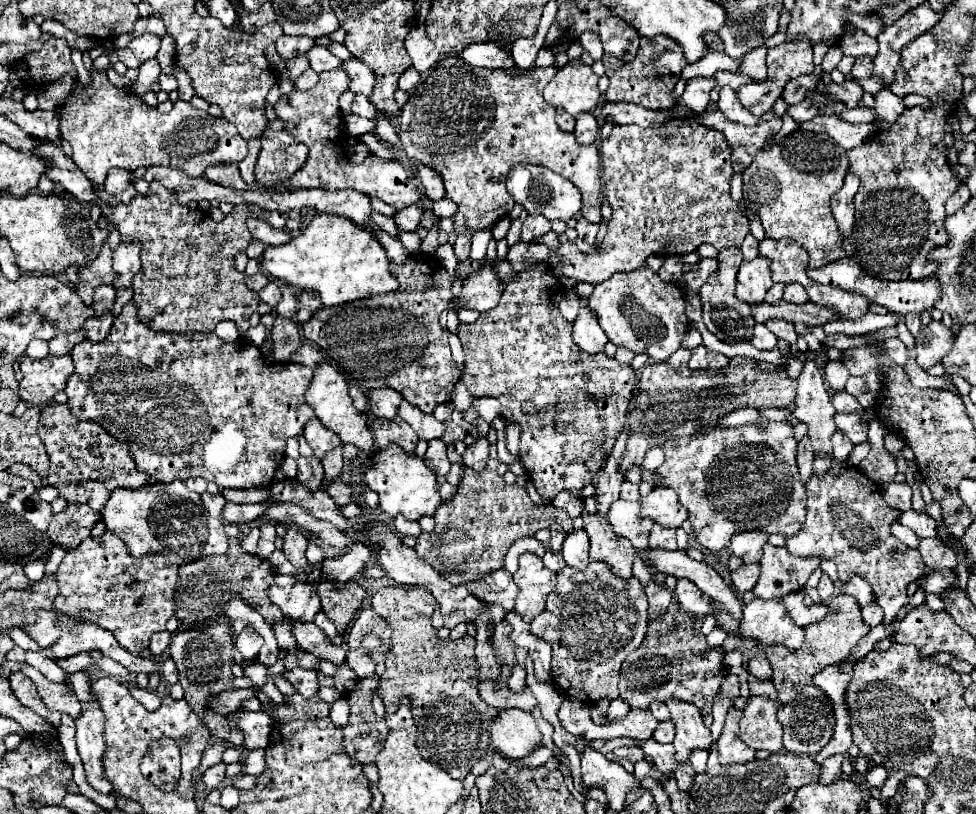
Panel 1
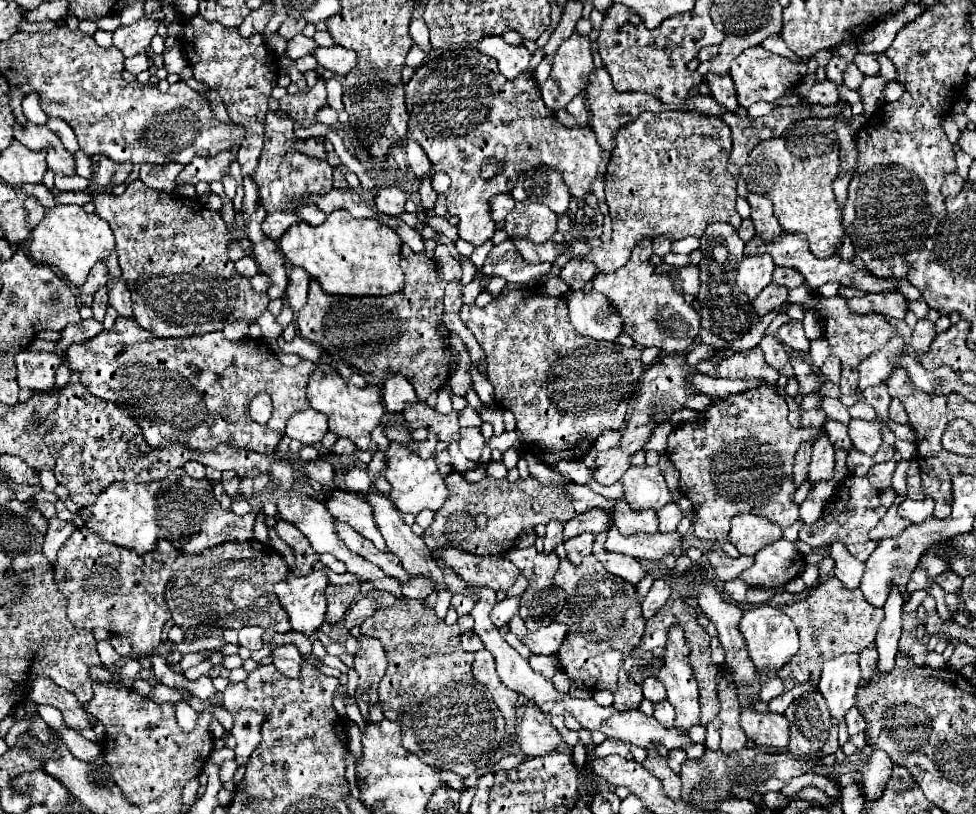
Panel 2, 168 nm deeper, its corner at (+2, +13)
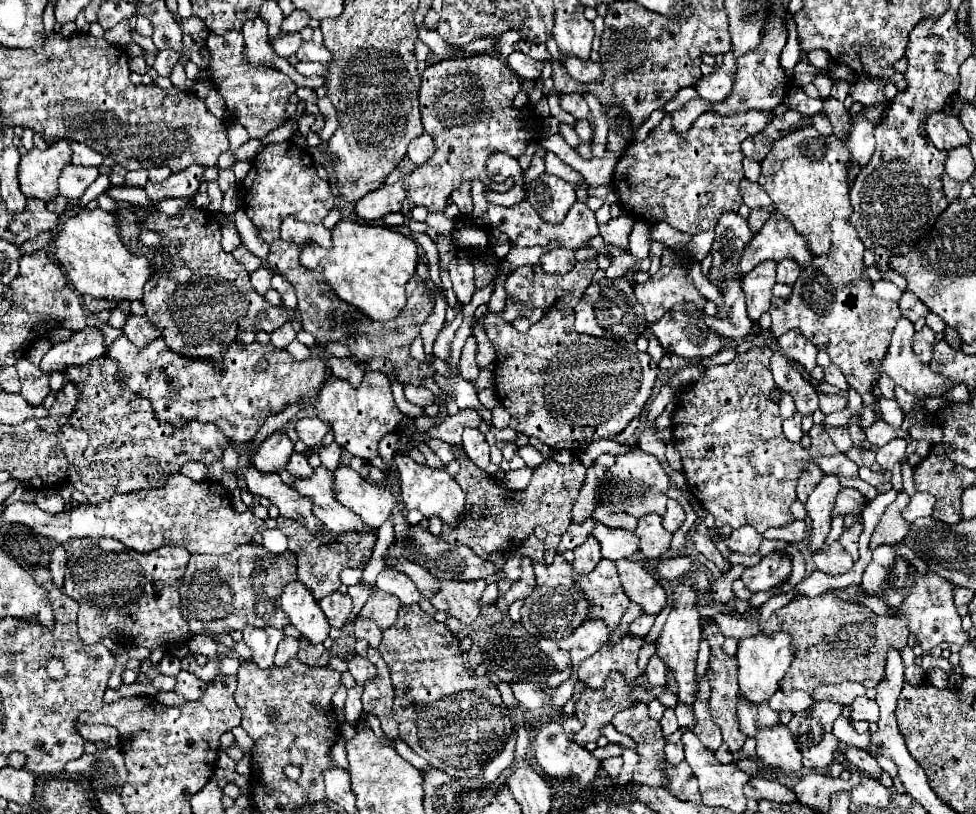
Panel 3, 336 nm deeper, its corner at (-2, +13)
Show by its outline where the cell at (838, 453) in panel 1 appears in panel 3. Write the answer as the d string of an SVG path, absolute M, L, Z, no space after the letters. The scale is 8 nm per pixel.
M824 425L824 429L826 429L826 433L832 437L834 445L836 445L840 451L848 451L848 449L854 445L852 439L850 439L850 435L848 435L848 429L846 429L846 427L828 427L828 425Z

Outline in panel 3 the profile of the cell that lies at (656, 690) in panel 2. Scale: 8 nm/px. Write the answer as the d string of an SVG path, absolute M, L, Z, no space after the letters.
M658 655L650 657L646 667L646 677L650 687L666 687L666 665L662 663L662 659L658 659Z

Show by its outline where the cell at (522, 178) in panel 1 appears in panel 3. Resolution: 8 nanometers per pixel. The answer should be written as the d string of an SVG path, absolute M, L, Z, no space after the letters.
M542 173L528 185L526 199L546 221L560 223L576 201L576 191L572 183L550 173Z

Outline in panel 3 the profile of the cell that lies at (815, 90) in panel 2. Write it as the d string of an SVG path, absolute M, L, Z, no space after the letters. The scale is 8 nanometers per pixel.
M792 87L792 89L788 91L784 103L786 103L790 109L796 109L796 111L800 111L800 113L804 113L804 115L814 115L814 113L822 111L822 107L824 107L824 99L822 99L822 97L818 97L818 99L808 97L808 95L802 91L802 87Z

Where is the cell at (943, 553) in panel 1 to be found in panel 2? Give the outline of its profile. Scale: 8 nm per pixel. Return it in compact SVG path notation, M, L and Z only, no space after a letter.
M892 505L892 507L888 509L888 513L880 519L880 523L878 523L874 529L870 529L868 537L870 537L872 541L880 541L882 537L896 537L896 535L900 535L908 525L910 525L910 521L898 517L898 515L896 515L896 507Z

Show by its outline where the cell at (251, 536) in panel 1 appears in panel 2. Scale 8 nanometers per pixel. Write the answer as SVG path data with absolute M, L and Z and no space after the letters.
M182 475L180 479L164 479L164 481L154 481L154 483L114 483L92 505L84 505L78 515L86 523L86 529L90 533L100 535L106 543L134 549L138 555L144 555L146 551L152 551L158 539L168 539L178 551L182 553L200 553L204 549L222 545L226 541L250 541L254 539L254 523L256 513L246 513L246 515L234 515L222 509L222 505L216 501L212 493L212 485L208 479L190 479L188 475Z

